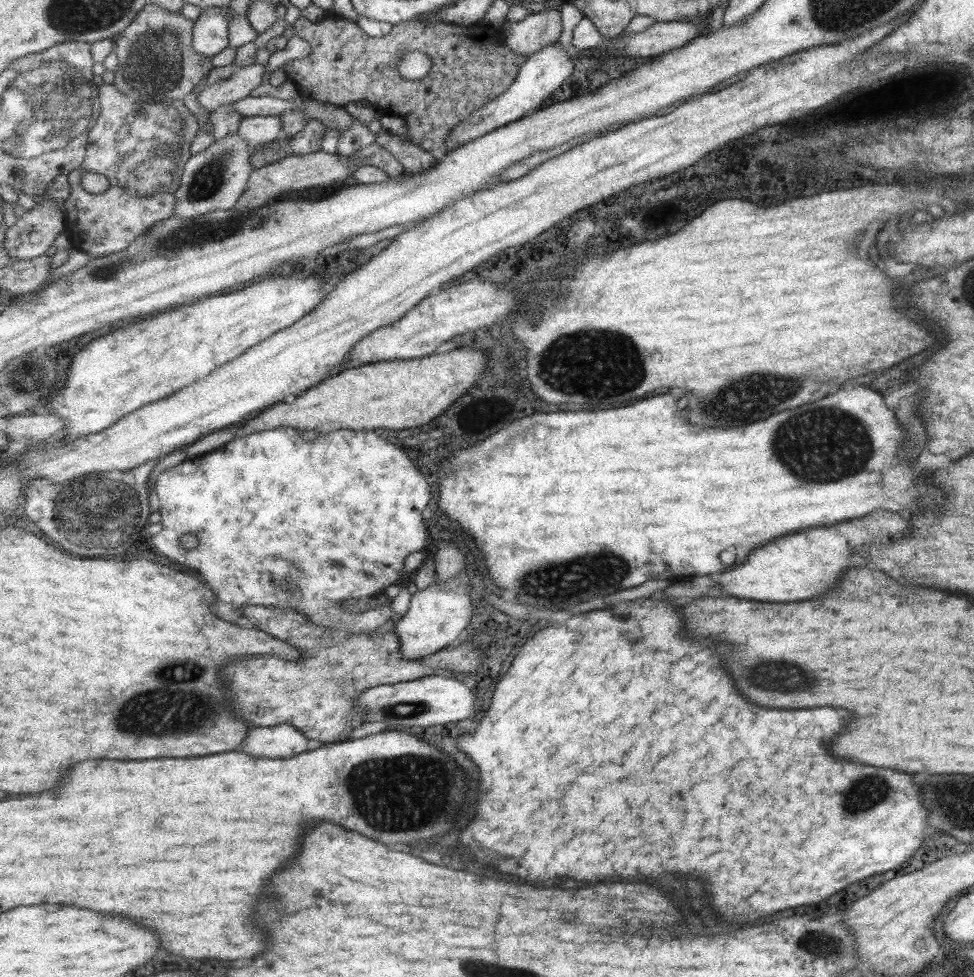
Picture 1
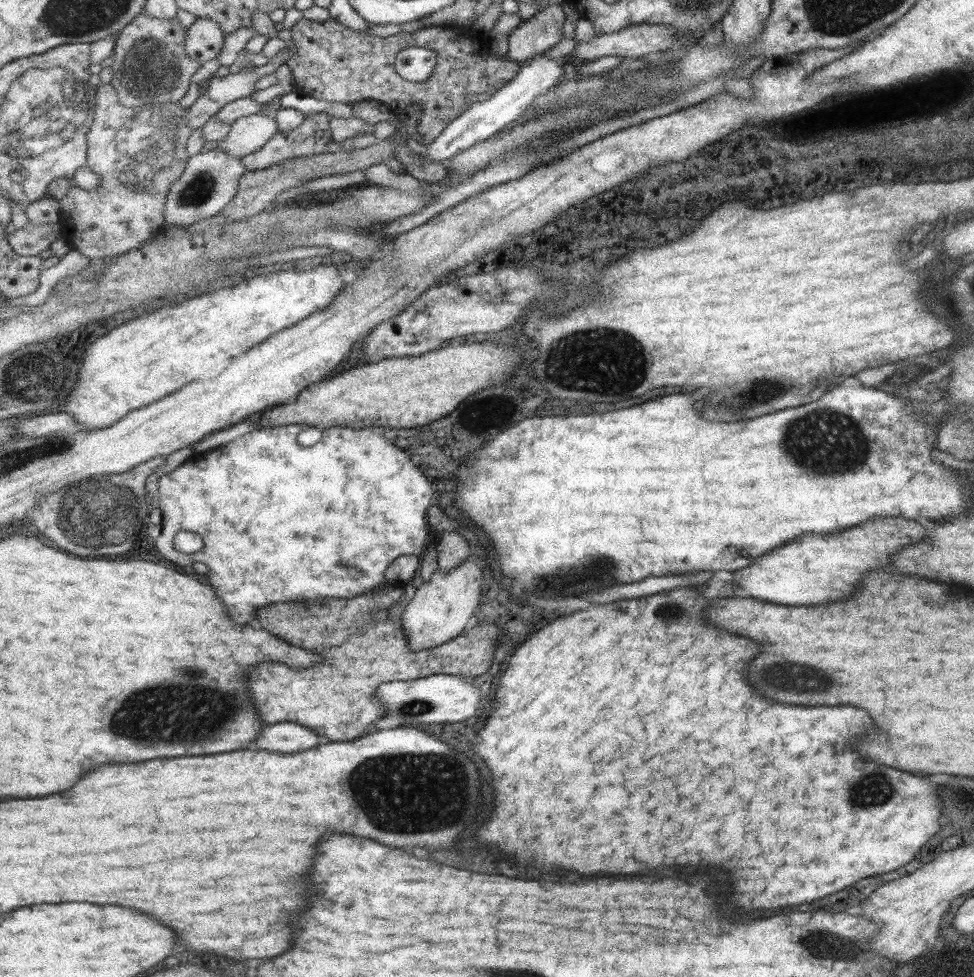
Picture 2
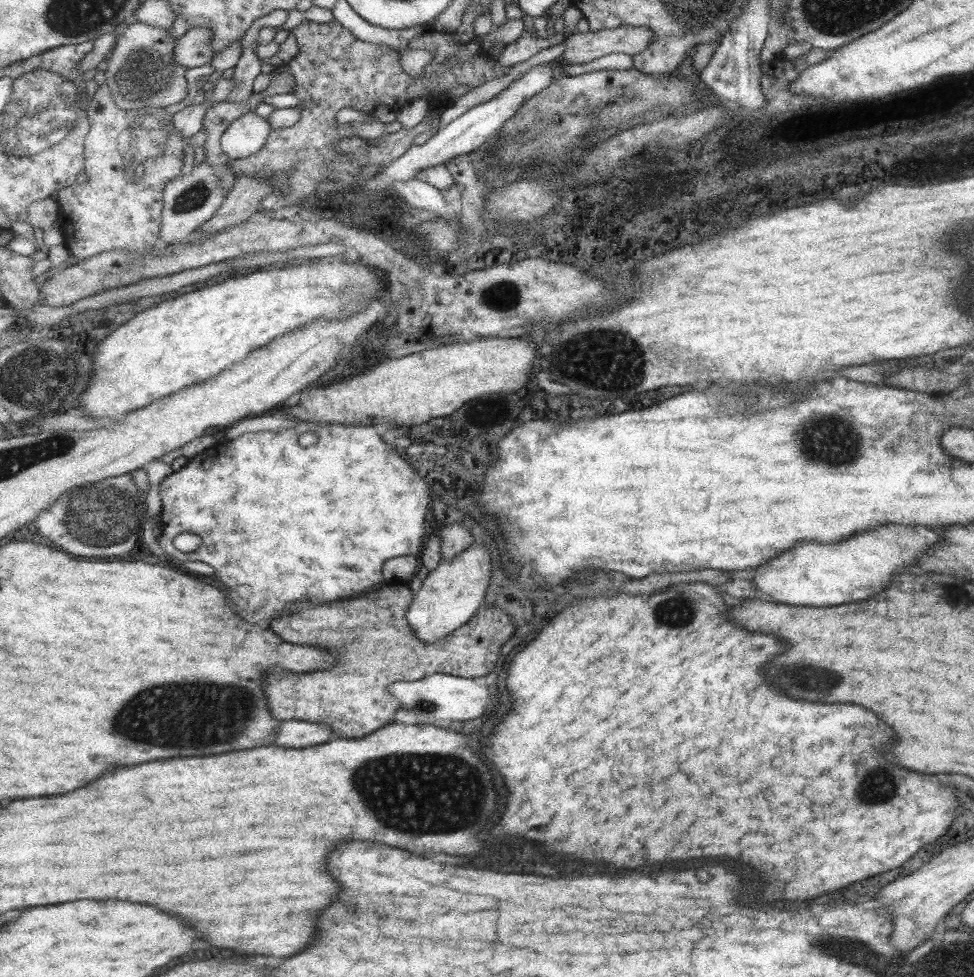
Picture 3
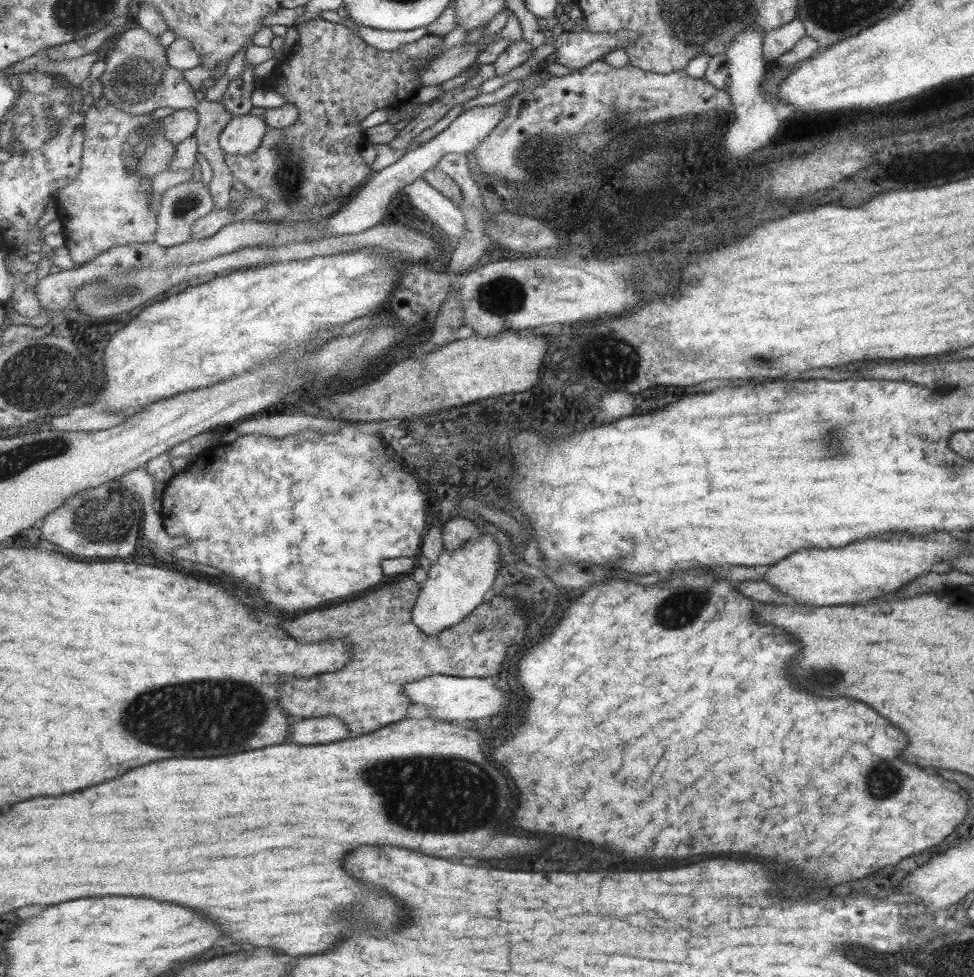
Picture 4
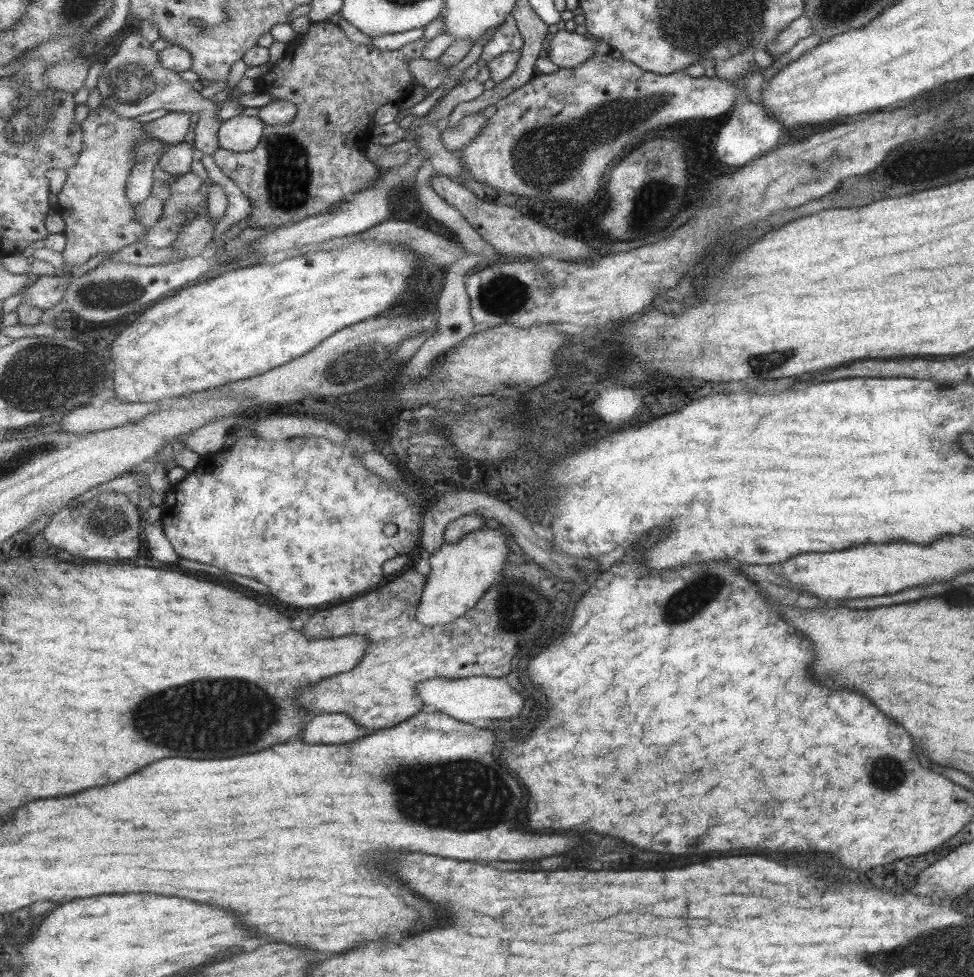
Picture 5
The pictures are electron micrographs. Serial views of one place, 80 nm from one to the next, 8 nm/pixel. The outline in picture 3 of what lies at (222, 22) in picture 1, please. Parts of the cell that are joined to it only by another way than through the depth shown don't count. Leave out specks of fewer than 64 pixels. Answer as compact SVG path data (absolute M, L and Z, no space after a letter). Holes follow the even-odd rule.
M207 28L189 29L177 40L175 60L188 70L201 65L212 64L216 56L213 50L213 32Z

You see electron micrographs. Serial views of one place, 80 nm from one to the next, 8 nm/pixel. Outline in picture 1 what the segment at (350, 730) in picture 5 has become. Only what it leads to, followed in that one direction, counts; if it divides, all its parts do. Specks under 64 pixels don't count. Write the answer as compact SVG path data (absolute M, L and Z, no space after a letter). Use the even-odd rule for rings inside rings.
M291 724L275 728L251 728L242 752L257 758L293 758L307 752L309 738Z

